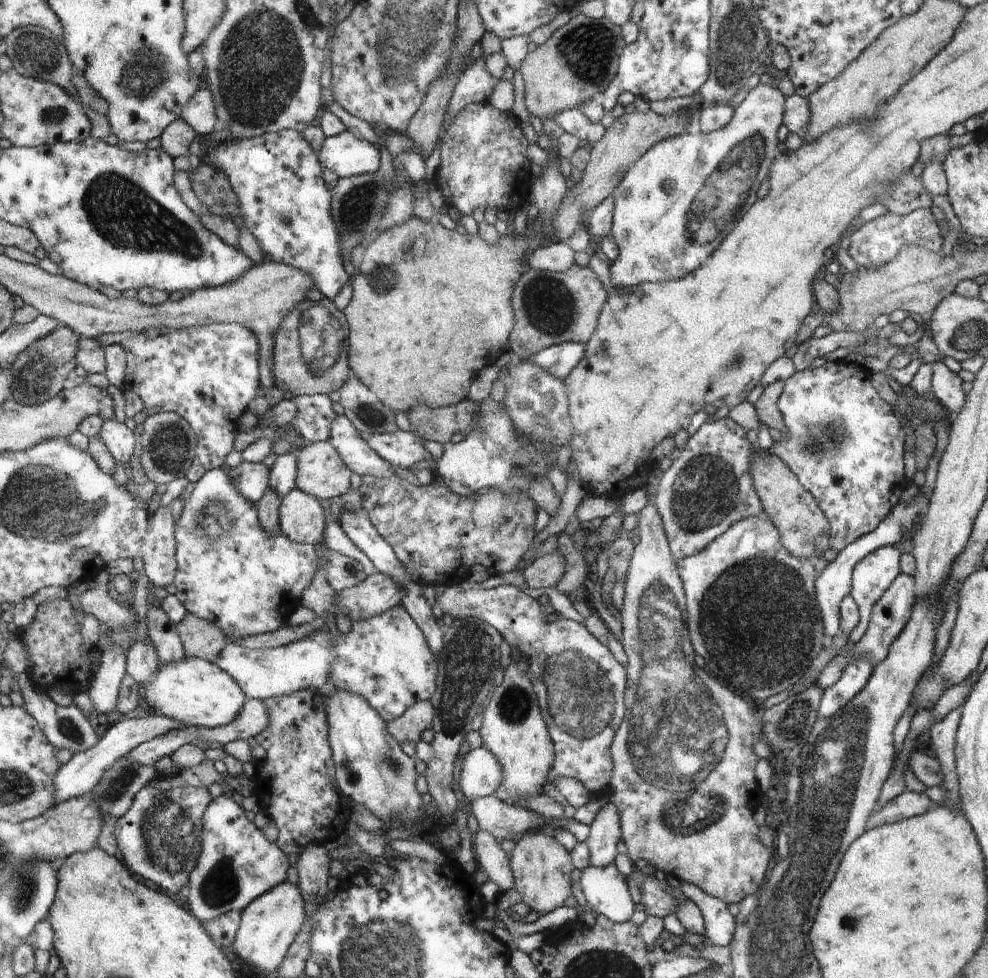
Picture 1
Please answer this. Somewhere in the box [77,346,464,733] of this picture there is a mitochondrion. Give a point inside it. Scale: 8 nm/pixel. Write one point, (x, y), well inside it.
(214, 523)

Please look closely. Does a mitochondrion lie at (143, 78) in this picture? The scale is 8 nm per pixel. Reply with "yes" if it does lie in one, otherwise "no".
yes

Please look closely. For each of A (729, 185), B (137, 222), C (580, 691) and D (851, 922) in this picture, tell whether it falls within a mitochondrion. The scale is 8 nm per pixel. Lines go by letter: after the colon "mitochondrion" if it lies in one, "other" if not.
A: mitochondrion
B: mitochondrion
C: mitochondrion
D: mitochondrion

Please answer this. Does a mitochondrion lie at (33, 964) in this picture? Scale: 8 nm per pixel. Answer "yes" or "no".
no

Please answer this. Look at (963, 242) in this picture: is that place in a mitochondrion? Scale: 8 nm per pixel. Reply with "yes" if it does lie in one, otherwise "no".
no

